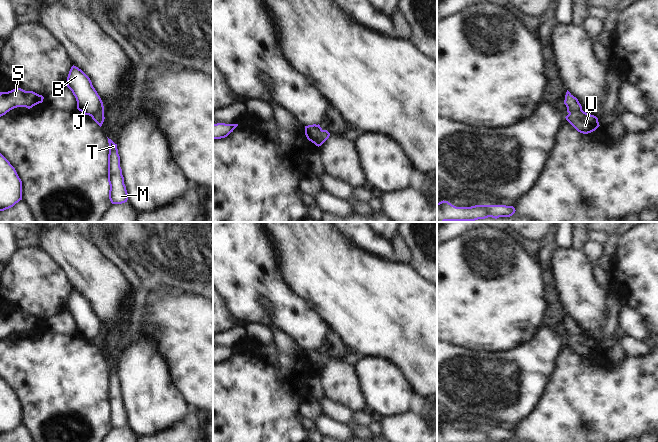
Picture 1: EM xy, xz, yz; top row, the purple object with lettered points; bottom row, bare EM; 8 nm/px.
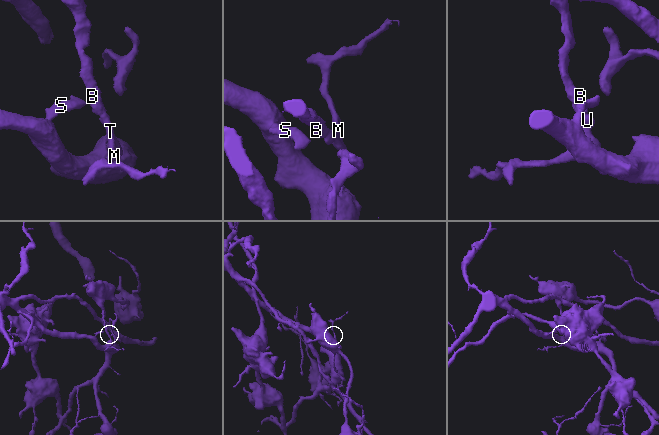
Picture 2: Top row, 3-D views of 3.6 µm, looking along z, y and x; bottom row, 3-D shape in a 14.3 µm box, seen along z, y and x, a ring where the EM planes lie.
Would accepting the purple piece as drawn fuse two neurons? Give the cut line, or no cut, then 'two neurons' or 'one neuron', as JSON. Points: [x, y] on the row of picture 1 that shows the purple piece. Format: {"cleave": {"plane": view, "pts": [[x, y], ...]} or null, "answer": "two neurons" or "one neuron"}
{"cleave": {"plane": "xz", "pts": [[323, 130], [317, 145]]}, "answer": "two neurons"}

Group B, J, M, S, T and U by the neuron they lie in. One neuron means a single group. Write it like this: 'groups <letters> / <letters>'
groups B J S / M T U

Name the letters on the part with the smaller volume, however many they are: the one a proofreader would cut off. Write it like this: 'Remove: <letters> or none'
Remove: M, T, U

